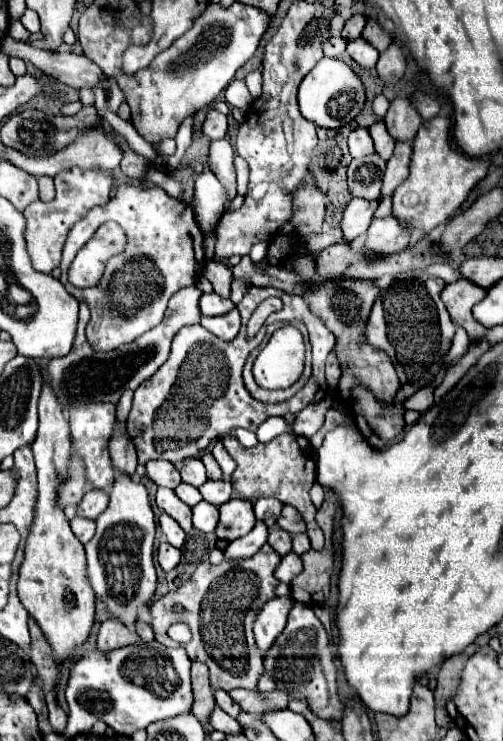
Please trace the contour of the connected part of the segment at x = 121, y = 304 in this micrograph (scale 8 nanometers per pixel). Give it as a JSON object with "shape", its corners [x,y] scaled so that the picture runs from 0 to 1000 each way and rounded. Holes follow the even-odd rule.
{"shape":[[[247,247],[231,252],[231,263],[211,277],[179,282],[179,287],[143,306],[123,341],[119,379],[139,398],[147,398],[155,406],[167,404],[179,412],[171,457],[187,474],[235,471],[239,466],[254,466],[282,449],[306,444],[322,433],[342,395],[358,393],[362,387],[378,387],[398,377],[406,341],[390,339],[386,333],[382,306],[394,304],[378,277],[338,269],[318,252],[266,252]],[[211,298],[231,298],[250,312],[250,339],[215,352],[207,377],[195,387],[155,390],[131,374],[143,347],[151,347],[155,336]]]}

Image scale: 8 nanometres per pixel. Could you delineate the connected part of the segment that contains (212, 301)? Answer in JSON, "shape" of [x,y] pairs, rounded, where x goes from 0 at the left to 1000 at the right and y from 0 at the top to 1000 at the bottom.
{"shape":[[[406,395],[398,401],[398,422],[402,425],[414,425],[414,428],[425,428],[425,425],[437,425],[437,422],[449,422],[465,414],[465,409],[457,404],[445,404],[437,401],[433,395]]]}

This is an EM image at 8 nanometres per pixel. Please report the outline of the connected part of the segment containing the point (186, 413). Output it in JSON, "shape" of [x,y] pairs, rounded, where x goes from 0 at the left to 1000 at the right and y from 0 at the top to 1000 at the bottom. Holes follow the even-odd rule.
{"shape":[[[497,387],[477,406],[477,425],[481,444],[461,460],[441,460],[425,455],[394,436],[362,441],[342,460],[338,482],[330,484],[330,490],[298,511],[282,514],[278,522],[266,528],[266,547],[254,563],[254,587],[270,601],[274,625],[286,628],[298,619],[330,619],[338,625],[370,622],[410,606],[421,592],[441,592],[473,576],[509,582],[513,574],[525,571],[533,563],[592,557],[592,552],[604,552],[620,541],[640,541],[644,536],[652,536],[644,487],[664,468],[664,452],[612,417],[604,401],[573,398],[545,387]],[[533,401],[557,401],[565,406],[565,417],[541,422],[537,430],[529,430],[525,441],[545,433],[596,430],[608,439],[620,463],[620,509],[608,522],[600,522],[577,541],[565,544],[517,544],[497,536],[497,530],[489,530],[489,522],[481,517],[481,493],[493,476],[521,460],[521,447],[509,455],[493,457],[489,436],[513,409]]]}

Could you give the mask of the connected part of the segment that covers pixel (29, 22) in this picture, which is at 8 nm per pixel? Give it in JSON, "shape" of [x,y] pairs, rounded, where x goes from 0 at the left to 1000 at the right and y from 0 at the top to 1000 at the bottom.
{"shape":[[[52,12],[52,18],[40,23],[40,31],[44,31],[60,45],[76,45],[76,42],[80,42],[76,20],[72,20],[64,12]]]}

